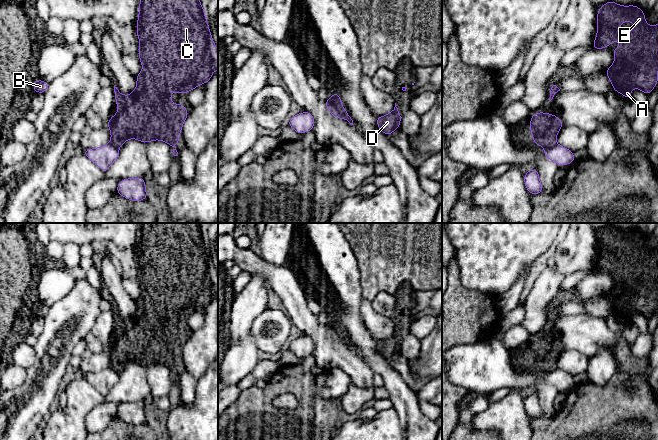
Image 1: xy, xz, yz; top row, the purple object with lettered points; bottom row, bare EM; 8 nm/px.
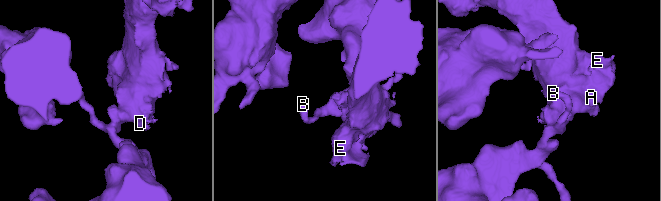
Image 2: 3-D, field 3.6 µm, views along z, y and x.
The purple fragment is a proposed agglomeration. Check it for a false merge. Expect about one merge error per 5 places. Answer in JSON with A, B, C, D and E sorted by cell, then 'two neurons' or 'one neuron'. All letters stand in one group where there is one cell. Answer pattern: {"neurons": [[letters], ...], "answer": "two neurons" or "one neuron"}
{"neurons": [["A", "C", "D", "E"], ["B"]], "answer": "two neurons"}

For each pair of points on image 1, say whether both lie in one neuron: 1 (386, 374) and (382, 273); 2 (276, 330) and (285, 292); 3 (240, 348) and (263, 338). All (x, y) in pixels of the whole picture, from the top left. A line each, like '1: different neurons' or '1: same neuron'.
1: different neurons
2: different neurons
3: different neurons

